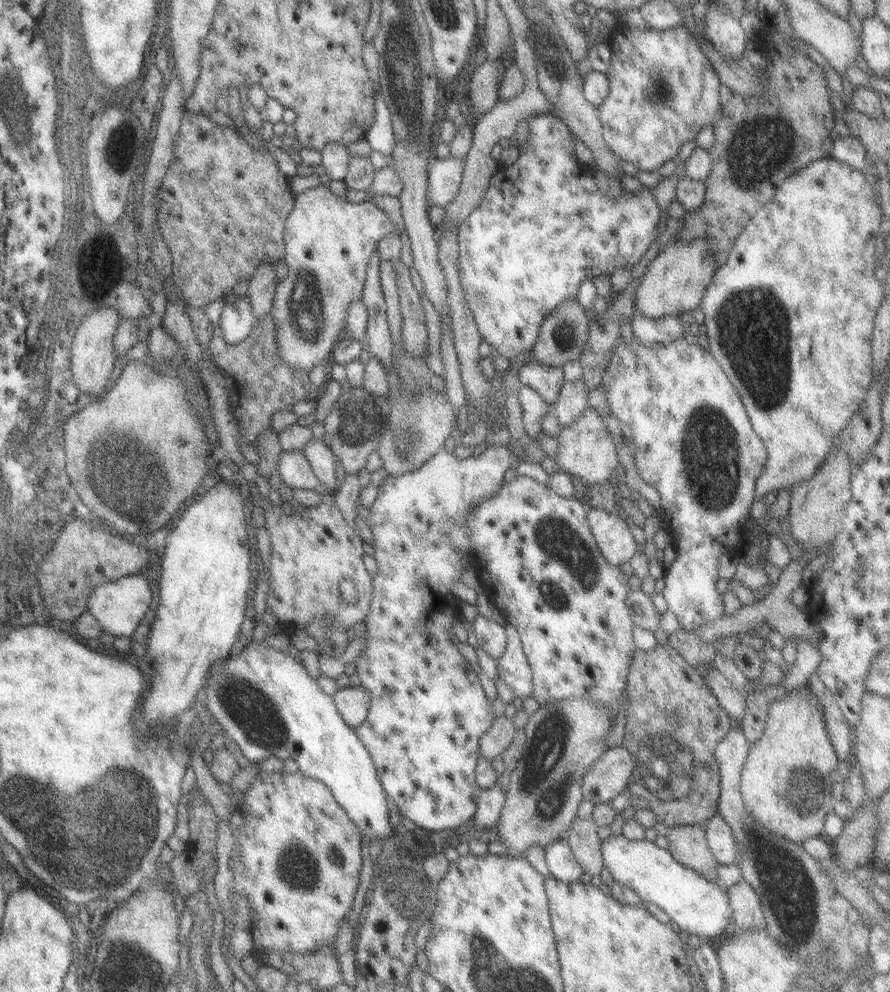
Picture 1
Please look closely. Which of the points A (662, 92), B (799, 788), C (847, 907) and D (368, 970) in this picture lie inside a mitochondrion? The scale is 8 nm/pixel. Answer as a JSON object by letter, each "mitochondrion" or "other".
{"A":"mitochondrion","B":"mitochondrion","C":"other","D":"other"}

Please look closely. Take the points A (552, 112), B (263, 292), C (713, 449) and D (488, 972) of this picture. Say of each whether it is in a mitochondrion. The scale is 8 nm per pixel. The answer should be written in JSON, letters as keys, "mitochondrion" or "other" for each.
{"A":"other","B":"other","C":"mitochondrion","D":"mitochondrion"}

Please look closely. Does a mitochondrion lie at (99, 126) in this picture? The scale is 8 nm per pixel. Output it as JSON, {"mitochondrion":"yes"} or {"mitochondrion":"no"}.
{"mitochondrion":"no"}

